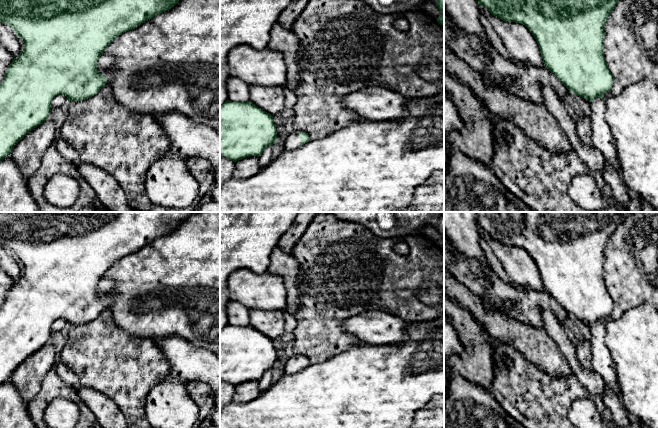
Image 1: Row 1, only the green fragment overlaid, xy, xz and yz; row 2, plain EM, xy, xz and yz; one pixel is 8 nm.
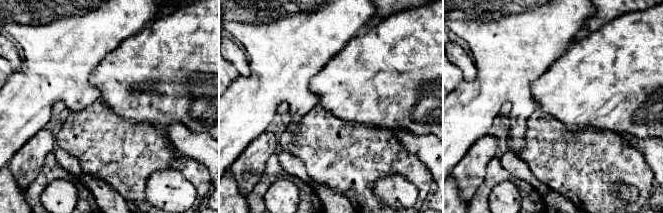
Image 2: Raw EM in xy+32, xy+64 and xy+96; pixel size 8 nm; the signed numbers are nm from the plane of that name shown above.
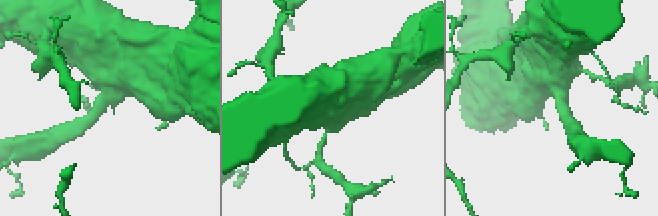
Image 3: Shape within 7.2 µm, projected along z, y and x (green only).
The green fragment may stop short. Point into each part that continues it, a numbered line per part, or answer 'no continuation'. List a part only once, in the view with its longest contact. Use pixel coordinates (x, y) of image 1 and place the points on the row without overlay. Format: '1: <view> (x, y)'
1: xz (292, 365)

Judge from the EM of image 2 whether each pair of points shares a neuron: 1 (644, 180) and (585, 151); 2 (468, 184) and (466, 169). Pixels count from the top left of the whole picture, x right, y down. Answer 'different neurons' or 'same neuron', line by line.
1: same neuron
2: same neuron

